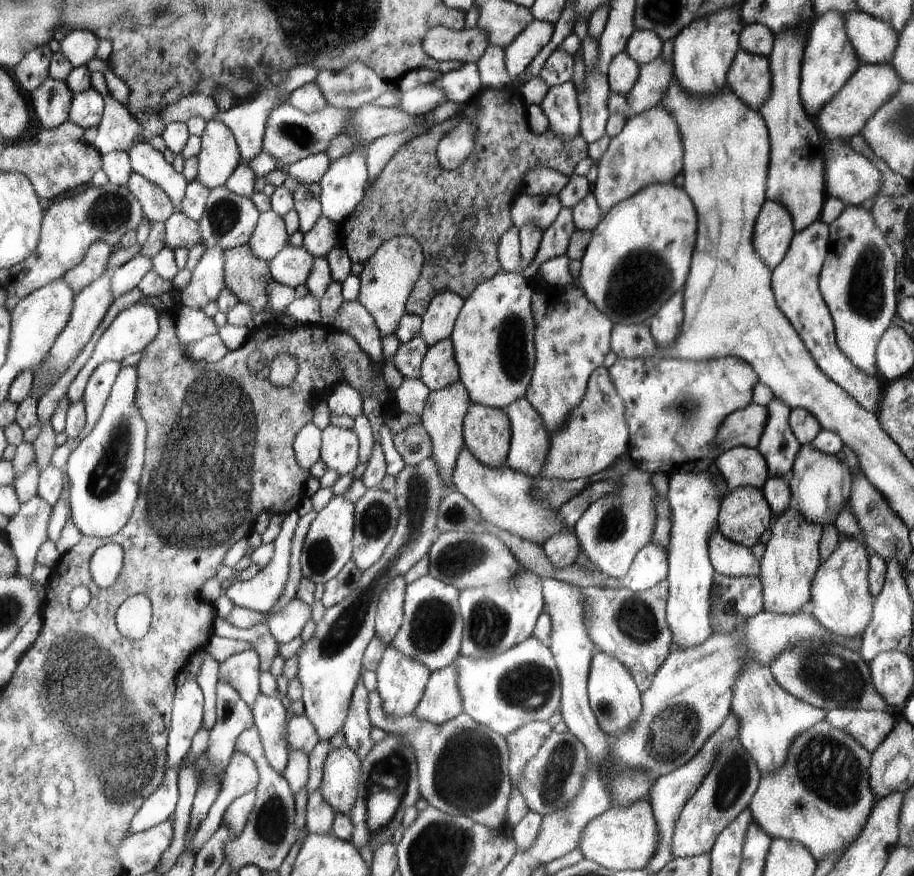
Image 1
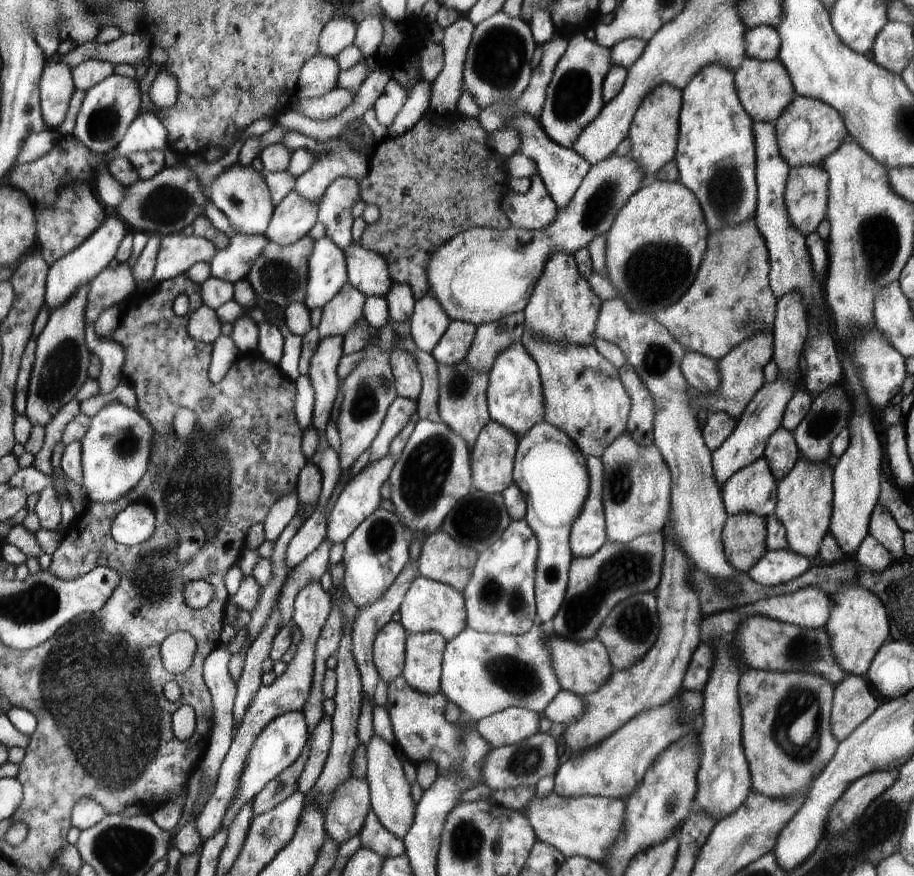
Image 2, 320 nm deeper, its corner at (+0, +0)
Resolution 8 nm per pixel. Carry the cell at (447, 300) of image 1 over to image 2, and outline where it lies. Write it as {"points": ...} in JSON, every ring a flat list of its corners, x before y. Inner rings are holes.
{"points":[[430,292,427,297,420,298,415,303,408,322,414,344,420,350,431,354,443,339,443,335,447,333,452,320,448,318,435,295]]}

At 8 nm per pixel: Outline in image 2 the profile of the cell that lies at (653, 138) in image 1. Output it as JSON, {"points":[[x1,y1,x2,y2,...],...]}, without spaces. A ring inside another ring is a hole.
{"points":[[668,83,658,85,644,100,640,101,631,126,630,157,636,159,645,170,647,181,655,178,655,174,667,162,675,158,678,152,680,118,684,106,683,93,678,87]]}

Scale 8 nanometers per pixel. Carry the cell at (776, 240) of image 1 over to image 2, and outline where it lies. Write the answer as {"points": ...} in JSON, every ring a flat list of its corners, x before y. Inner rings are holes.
{"points":[[822,165,790,167,784,206,790,224,805,238,827,219,829,174]]}

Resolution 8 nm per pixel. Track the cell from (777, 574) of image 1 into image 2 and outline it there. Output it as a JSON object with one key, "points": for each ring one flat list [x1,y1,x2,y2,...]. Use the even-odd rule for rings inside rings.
{"points":[[800,456,793,470,778,481,778,501,776,502,776,518,782,522,786,530,788,549,798,556,808,558,808,562,819,556,820,546,827,536,832,513,832,468,828,461,814,464]]}

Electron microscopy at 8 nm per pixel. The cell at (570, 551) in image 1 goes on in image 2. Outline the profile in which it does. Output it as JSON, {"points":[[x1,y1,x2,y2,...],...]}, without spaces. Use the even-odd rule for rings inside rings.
{"points":[[588,457,587,469,590,471,590,493,582,513,572,526,571,538,568,538,574,559,594,556,607,543,603,506,604,464,601,458]]}

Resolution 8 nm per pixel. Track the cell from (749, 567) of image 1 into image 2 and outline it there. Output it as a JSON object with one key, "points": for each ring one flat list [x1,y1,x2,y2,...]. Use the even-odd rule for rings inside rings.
{"points":[[772,550,760,558,750,570,746,572,750,580,766,587,785,585,796,578,803,577,810,569,808,558,798,556,792,550]]}

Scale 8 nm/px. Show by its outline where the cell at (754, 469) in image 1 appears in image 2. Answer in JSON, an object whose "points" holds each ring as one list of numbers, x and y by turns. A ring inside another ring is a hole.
{"points":[[766,458,738,470,722,489,723,506,727,515,738,512,772,517,778,501,778,482,771,473]]}

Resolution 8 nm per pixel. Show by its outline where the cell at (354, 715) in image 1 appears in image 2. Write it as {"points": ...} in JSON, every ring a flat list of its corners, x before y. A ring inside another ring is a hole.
{"points":[[374,734,372,740,365,745,366,747,366,764,367,764,367,782,370,790,371,810,379,818,382,826,396,838,404,841,408,835,408,830,415,823,414,819,414,800,410,796,410,784,402,776,402,764,396,758,394,750,386,740]]}

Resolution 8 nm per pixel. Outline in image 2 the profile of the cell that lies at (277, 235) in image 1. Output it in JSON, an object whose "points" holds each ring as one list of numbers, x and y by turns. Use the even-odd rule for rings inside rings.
{"points":[[294,189,279,206,264,236,278,246,290,246,308,235,318,222,318,202,306,202]]}

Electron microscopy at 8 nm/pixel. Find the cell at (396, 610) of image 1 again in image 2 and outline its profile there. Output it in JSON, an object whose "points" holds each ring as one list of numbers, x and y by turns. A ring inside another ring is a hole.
{"points":[[390,620,373,643,373,664,386,685,399,678,404,669,408,632,403,624]]}

